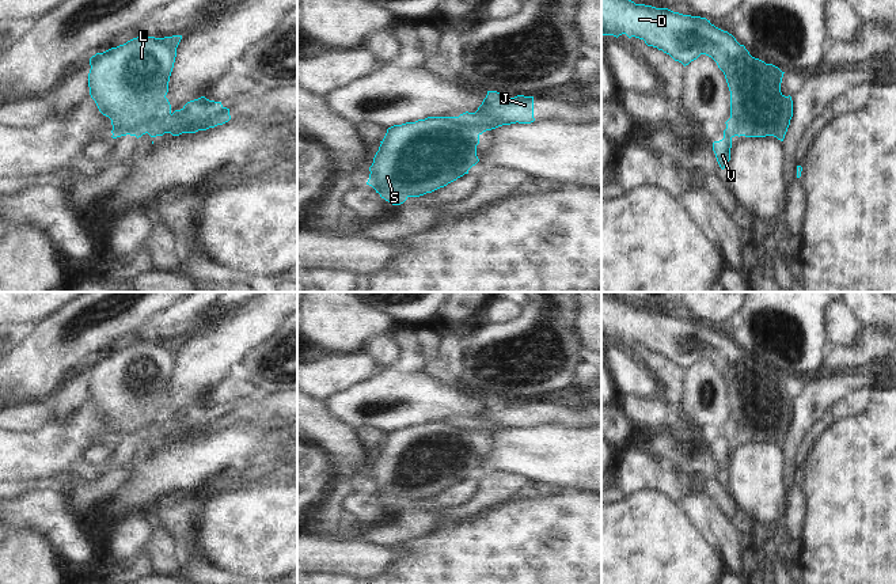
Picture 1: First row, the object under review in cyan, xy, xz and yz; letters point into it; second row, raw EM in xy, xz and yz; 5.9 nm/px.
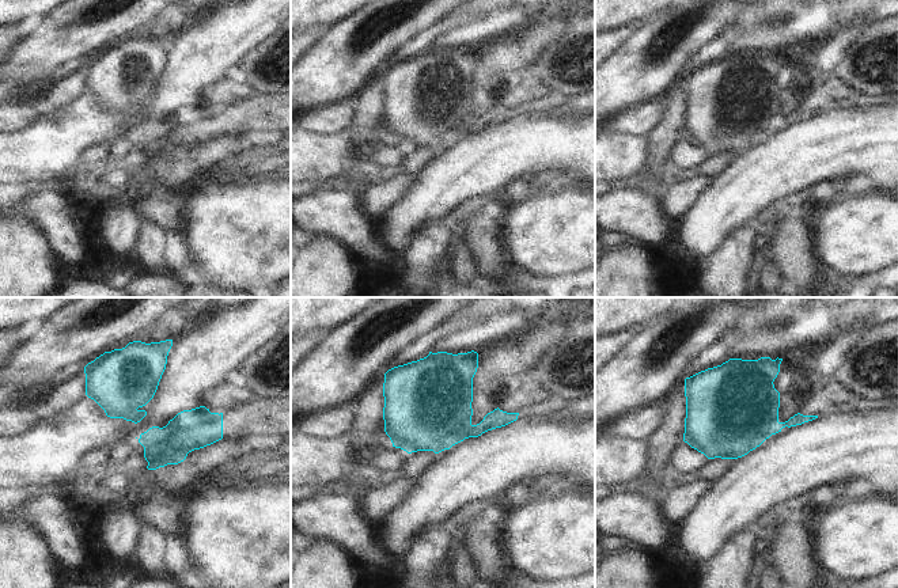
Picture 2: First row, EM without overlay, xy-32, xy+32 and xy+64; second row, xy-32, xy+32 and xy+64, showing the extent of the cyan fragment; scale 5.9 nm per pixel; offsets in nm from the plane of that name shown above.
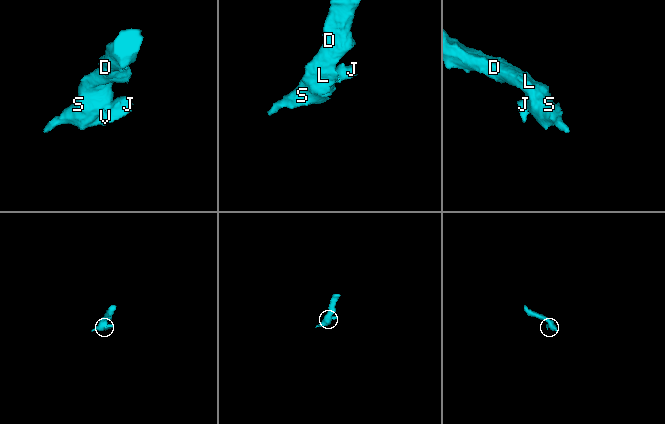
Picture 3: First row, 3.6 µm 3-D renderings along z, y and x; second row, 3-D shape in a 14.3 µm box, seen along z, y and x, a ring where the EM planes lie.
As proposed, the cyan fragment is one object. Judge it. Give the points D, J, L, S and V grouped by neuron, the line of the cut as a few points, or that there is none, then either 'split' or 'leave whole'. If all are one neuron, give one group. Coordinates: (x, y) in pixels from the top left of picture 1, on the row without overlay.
D L S / J V; cut in xy along (171, 418), (158, 423), (147, 436); split

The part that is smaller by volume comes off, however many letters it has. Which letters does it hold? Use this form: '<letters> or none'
J, V

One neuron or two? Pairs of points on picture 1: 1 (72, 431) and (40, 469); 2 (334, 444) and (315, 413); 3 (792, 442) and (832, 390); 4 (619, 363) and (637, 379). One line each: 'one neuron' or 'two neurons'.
1: one neuron
2: one neuron
3: one neuron
4: one neuron

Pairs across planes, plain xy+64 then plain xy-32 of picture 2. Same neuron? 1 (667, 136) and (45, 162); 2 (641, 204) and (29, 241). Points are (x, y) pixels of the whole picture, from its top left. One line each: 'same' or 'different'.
1: different
2: different

